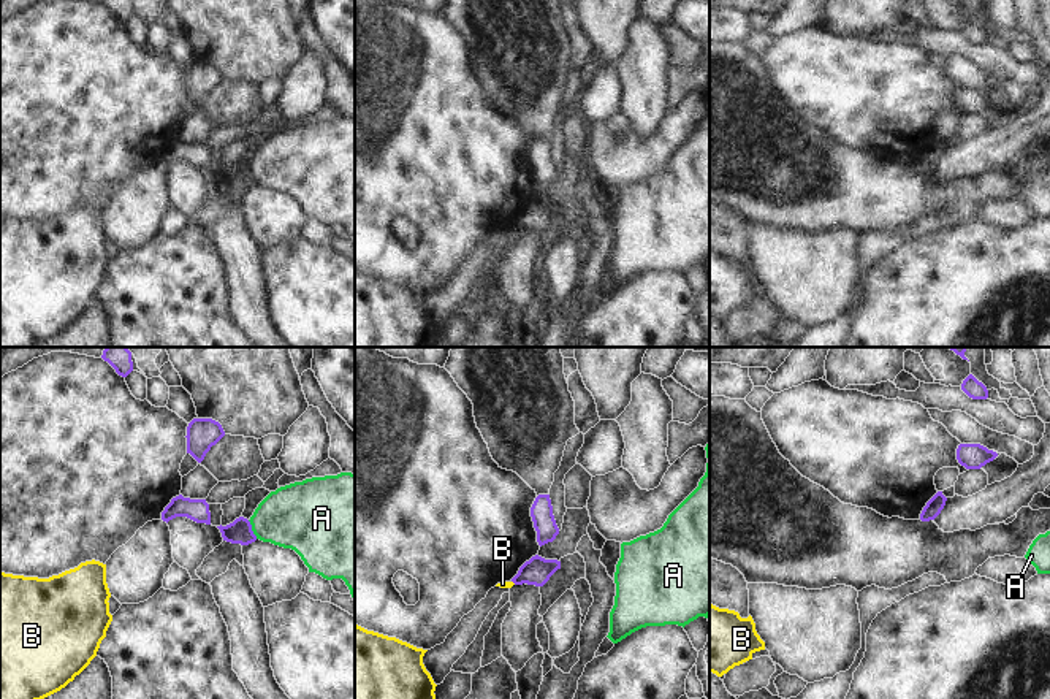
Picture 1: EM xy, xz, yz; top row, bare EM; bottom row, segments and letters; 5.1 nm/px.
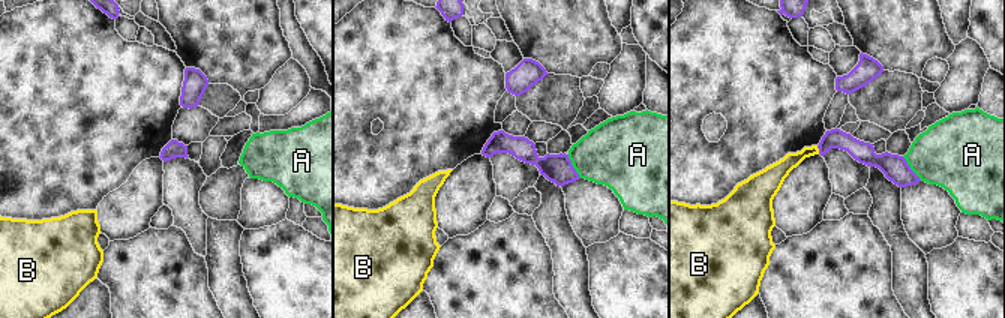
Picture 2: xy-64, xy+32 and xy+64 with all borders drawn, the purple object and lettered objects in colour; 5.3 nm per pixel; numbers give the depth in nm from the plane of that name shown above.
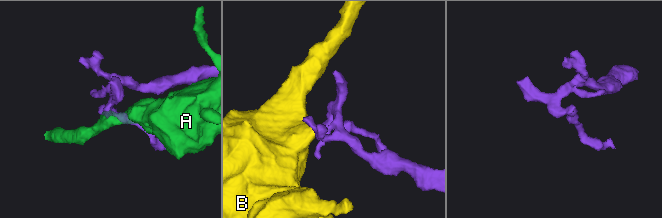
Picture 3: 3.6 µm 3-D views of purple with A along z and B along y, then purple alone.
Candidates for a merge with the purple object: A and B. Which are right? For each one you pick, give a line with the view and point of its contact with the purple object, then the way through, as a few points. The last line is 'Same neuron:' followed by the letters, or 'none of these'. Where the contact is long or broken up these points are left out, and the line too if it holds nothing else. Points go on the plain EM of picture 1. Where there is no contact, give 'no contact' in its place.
Same neuron: none of these

